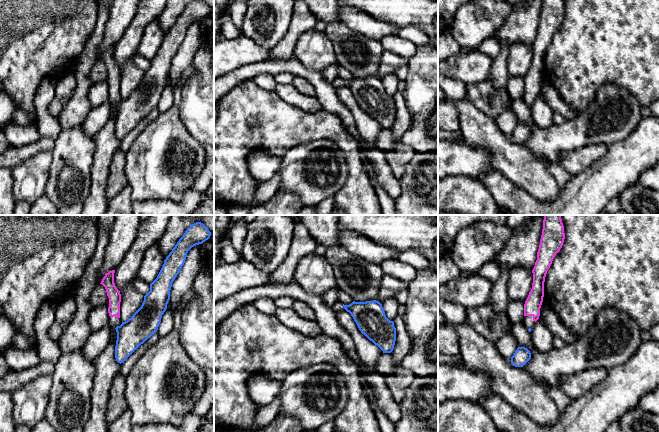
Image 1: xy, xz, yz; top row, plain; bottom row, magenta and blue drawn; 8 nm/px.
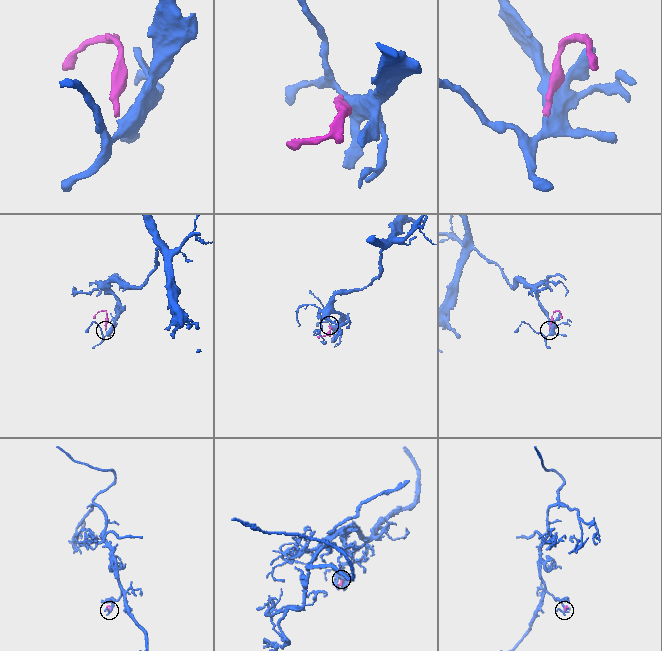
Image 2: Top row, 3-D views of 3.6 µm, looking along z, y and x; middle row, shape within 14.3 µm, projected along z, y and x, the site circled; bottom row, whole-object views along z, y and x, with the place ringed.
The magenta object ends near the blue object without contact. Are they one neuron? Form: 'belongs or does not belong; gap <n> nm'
belongs; gap 50 nm

